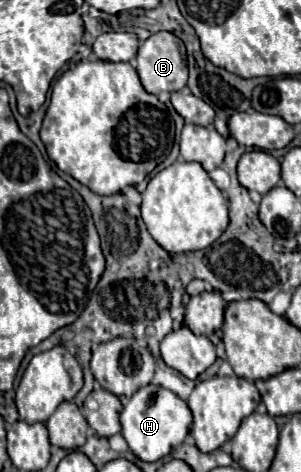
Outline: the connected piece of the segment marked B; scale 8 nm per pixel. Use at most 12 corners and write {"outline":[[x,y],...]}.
{"outline":[[152,34],[136,56],[146,92],[178,92],[188,82],[184,44]]}

